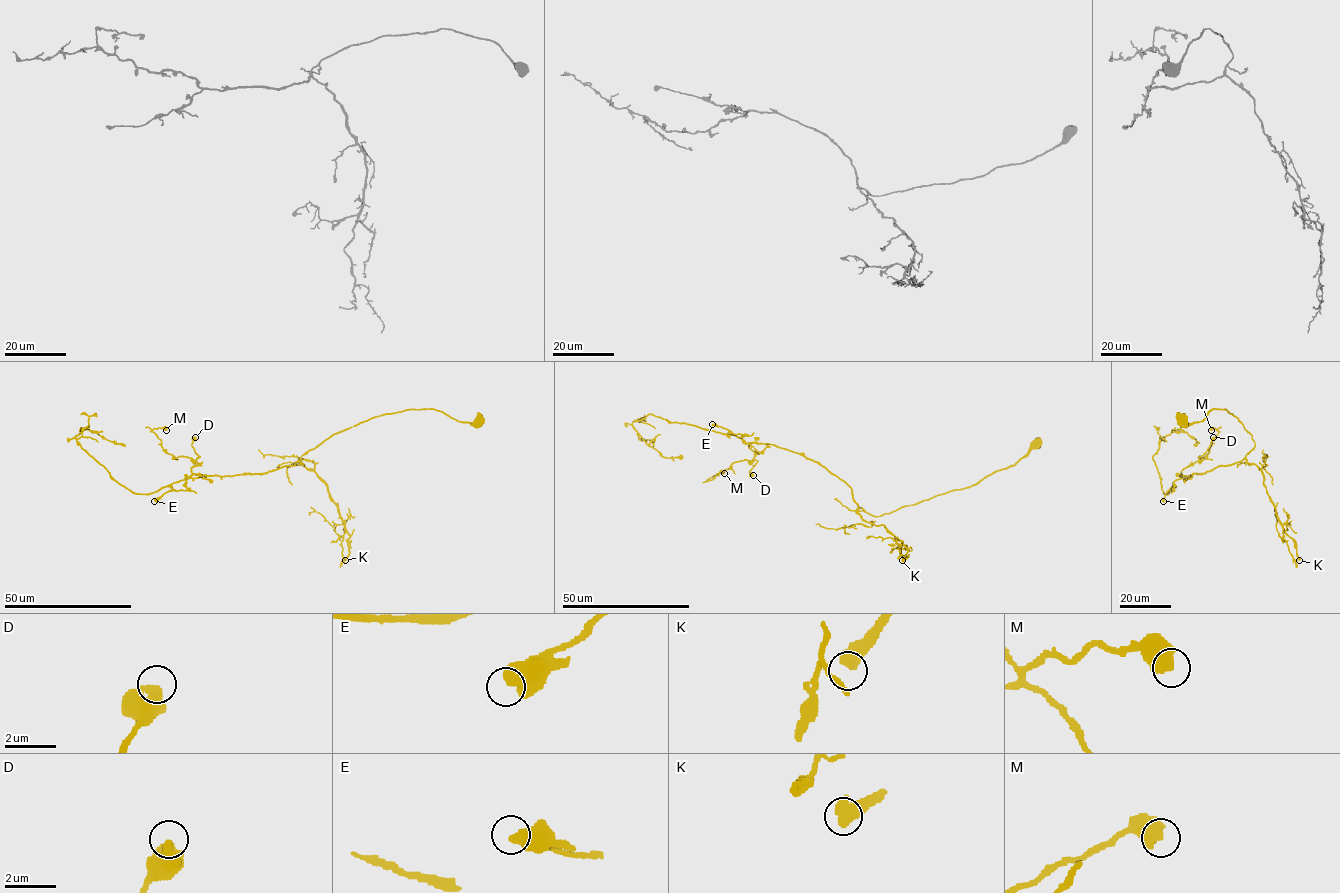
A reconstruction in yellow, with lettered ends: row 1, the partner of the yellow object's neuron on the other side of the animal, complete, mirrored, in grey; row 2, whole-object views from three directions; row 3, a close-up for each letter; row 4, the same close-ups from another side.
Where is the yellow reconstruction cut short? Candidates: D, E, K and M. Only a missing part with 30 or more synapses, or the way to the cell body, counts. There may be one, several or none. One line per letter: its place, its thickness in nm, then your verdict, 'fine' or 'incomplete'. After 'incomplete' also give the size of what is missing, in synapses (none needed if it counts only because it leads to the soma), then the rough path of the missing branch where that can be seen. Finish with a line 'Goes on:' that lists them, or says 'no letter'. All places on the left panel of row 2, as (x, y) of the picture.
D: place (195, 437); calibre 500 nm; fine
E: place (154, 501); calibre 600 nm; fine
K: place (345, 560); calibre 600 nm; incomplete; 50 synapses; course (345, 560), (351, 573), (338, 577), (329, 592), (318, 590), (310, 579), (318, 576)
M: place (166, 430); calibre 650 nm; fine
Goes on: K

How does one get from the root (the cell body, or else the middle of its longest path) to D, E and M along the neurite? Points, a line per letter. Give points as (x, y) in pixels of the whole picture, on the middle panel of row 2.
D: (1035, 444), (970, 487), (877, 516), (825, 468), (773, 445), (749, 443), (757, 461), (753, 475)
E: (1035, 444), (970, 487), (873, 516), (816, 462), (773, 445), (745, 443), (744, 434), (712, 424)
M: (1035, 444), (970, 487), (877, 516), (825, 468), (773, 445), (749, 443), (751, 461), (724, 473)

